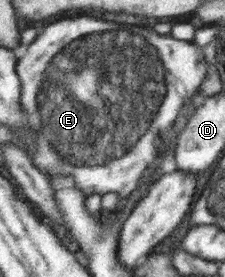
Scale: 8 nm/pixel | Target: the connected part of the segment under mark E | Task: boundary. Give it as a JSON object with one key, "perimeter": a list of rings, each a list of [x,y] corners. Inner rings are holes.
{"perimeter":[[[72,18],[46,26],[19,58],[17,72],[22,82],[22,108],[30,118],[30,128],[39,135],[33,165],[47,175],[74,176],[78,188],[88,197],[116,192],[121,198],[127,198],[152,165],[162,137],[170,132],[185,108],[184,100],[200,86],[206,64],[200,48],[193,42],[176,40],[168,34],[160,36],[146,28],[138,28],[138,34],[134,34],[130,26],[106,26],[104,20],[96,18]],[[84,26],[86,34],[92,30],[106,32],[80,38]]]}

